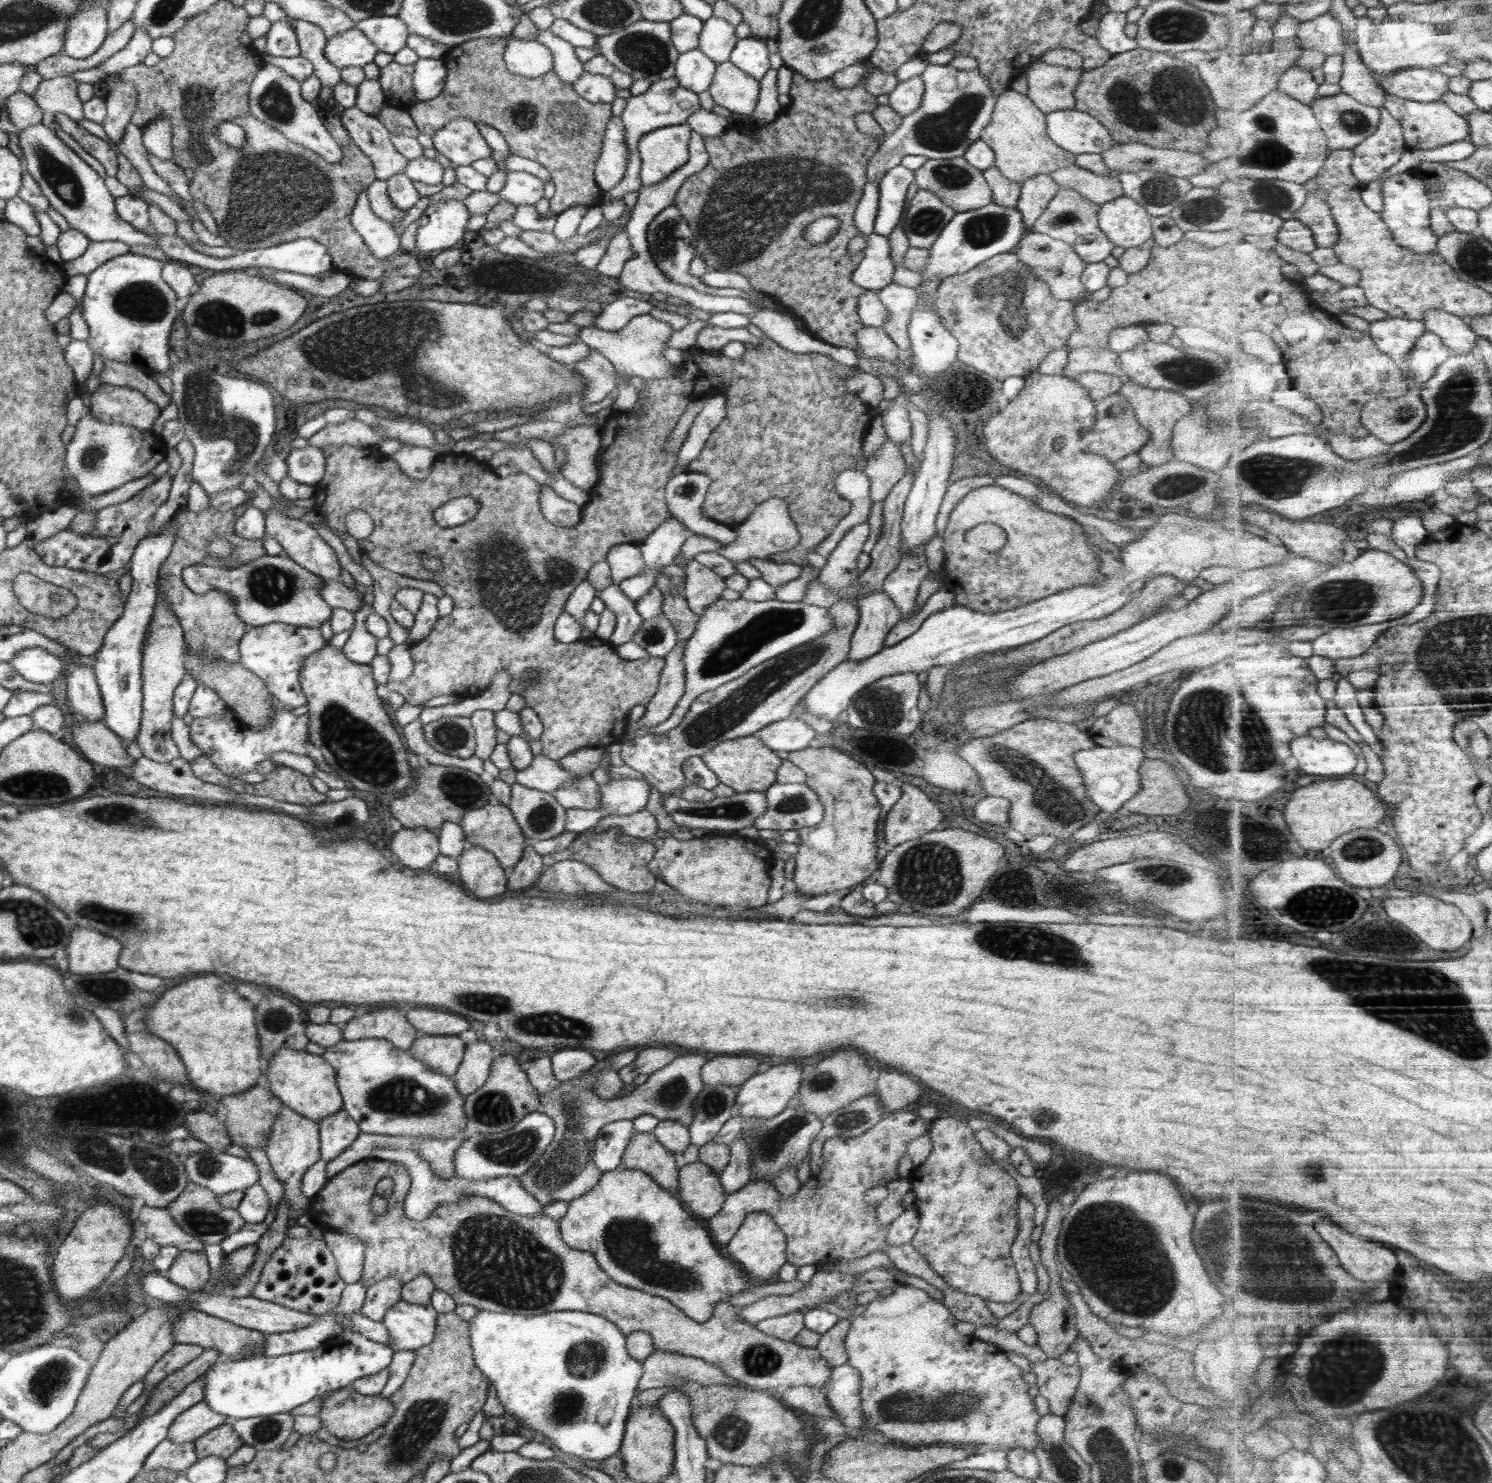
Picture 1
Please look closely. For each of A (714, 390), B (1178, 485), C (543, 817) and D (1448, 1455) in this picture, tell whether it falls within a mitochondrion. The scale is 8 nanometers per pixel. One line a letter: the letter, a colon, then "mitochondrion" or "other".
A: other
B: mitochondrion
C: mitochondrion
D: mitochondrion

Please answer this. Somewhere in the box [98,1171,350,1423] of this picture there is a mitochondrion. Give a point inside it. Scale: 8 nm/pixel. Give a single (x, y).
(201, 1221)

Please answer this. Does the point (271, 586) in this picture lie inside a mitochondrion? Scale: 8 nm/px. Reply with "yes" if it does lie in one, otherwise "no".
yes

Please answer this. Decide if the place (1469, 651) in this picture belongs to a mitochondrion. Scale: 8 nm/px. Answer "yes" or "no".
yes

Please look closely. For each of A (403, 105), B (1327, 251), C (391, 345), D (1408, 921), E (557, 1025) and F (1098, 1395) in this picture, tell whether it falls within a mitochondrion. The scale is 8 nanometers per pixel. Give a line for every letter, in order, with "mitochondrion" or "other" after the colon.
A: other
B: other
C: mitochondrion
D: other
E: mitochondrion
F: other

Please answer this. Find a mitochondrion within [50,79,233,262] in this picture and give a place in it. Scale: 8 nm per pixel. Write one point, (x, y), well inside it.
(197, 100)

